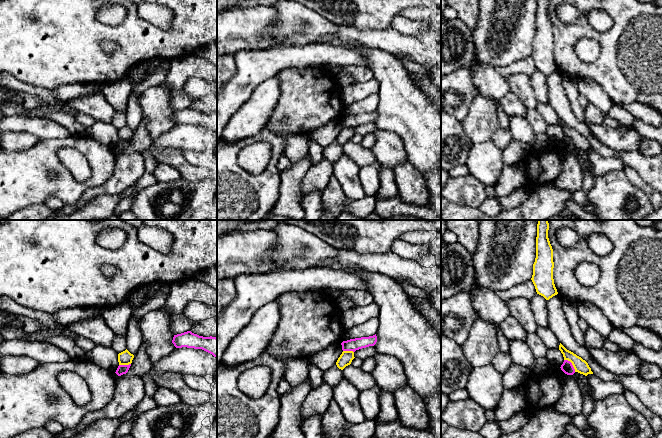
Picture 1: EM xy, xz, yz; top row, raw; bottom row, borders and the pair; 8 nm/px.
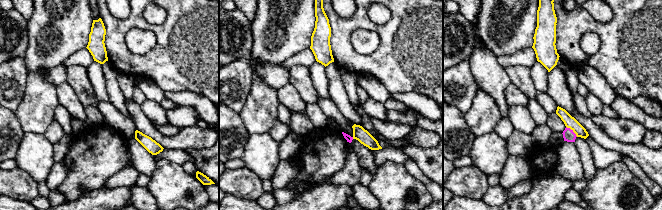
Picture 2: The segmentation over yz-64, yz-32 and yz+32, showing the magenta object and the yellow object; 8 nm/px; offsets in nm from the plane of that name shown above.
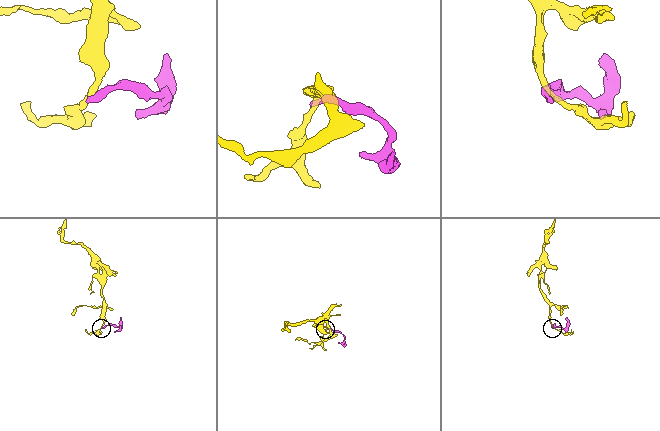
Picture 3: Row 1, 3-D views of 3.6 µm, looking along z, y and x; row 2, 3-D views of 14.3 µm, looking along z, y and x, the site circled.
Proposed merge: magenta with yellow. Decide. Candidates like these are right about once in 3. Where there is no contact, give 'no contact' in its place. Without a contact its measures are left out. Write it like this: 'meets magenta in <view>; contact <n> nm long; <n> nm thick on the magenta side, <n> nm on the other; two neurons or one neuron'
meets magenta in yz; contact 140 nm long; 90 nm thick on the magenta side, 110 nm on the other; two neurons

